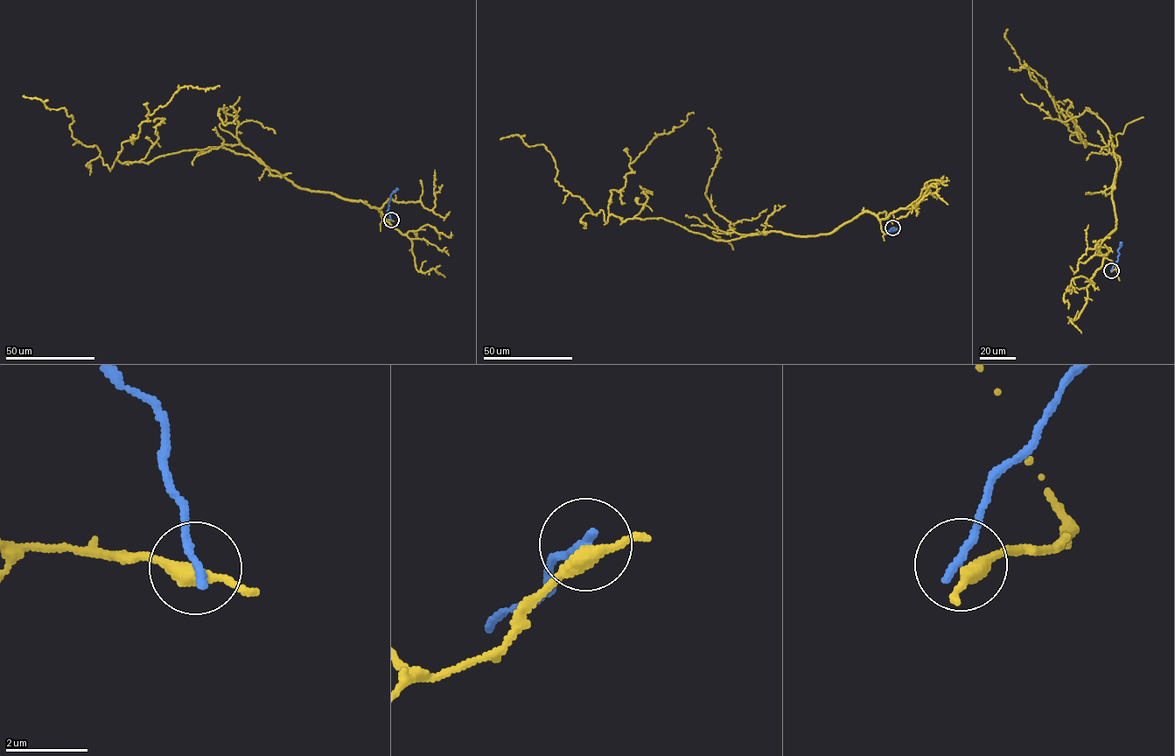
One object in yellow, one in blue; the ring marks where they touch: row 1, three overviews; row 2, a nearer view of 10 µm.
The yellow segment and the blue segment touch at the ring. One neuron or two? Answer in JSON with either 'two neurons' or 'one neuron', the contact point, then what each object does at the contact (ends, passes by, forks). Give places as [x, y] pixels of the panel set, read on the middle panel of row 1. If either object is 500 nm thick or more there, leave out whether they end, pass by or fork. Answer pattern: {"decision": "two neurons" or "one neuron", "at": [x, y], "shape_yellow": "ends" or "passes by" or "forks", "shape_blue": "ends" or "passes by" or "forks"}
{"decision": "two neurons", "at": [892, 227], "shape_yellow": "passes by", "shape_blue": "ends"}

